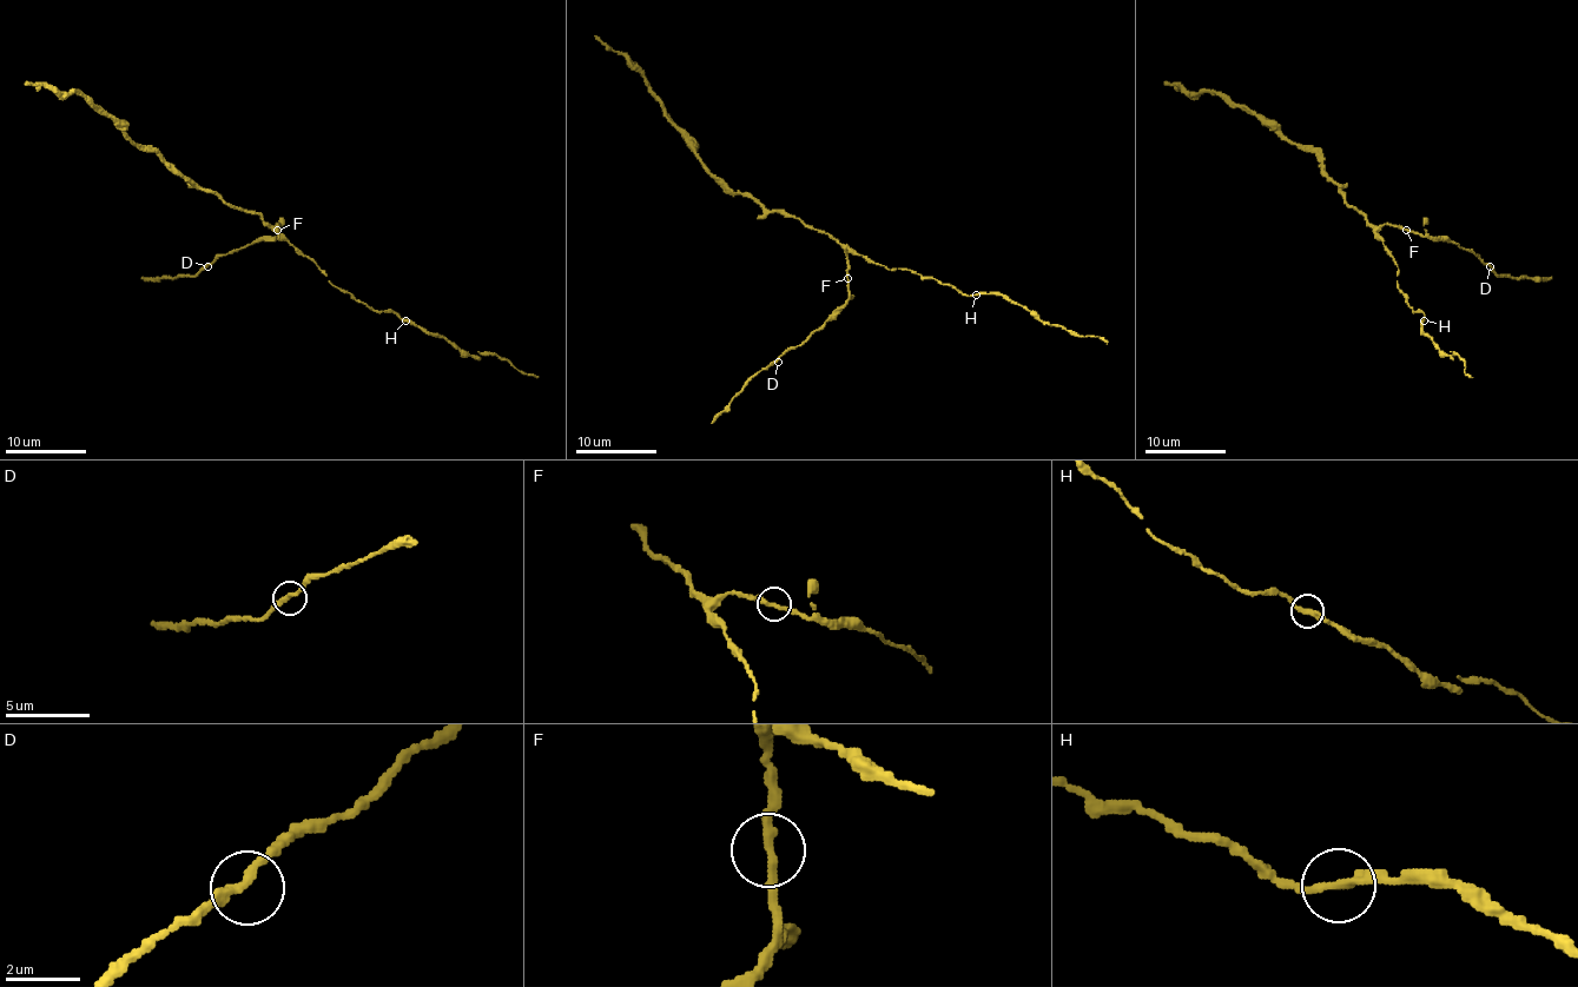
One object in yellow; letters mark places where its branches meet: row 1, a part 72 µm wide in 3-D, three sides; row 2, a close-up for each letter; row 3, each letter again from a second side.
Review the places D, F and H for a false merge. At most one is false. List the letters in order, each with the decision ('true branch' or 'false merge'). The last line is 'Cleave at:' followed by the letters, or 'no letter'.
D: true branch
F: true branch
H: true branch
Cleave at: no letter

